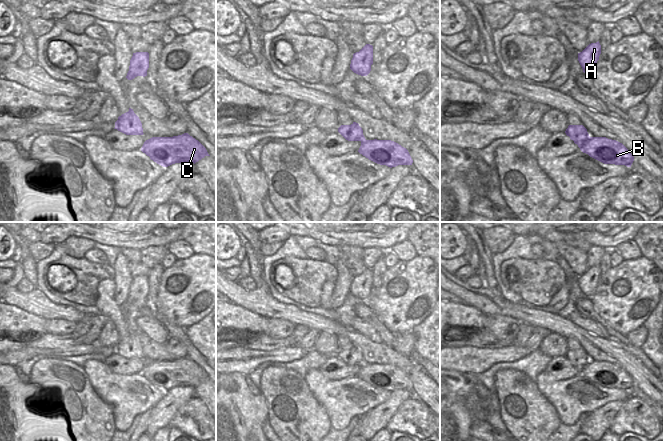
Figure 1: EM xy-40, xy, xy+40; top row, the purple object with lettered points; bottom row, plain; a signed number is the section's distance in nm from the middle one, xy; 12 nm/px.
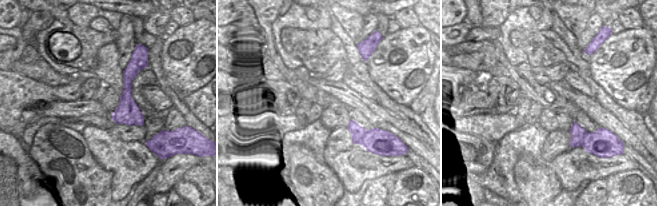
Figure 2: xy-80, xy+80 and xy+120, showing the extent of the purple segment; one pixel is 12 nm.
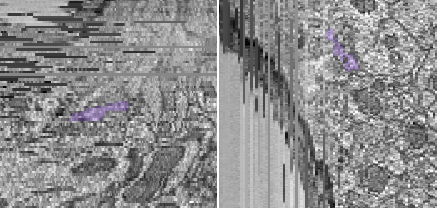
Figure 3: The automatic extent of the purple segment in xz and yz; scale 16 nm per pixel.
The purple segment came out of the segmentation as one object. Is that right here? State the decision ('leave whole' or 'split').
split

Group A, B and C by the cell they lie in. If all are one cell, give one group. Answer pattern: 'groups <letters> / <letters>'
groups A / B C

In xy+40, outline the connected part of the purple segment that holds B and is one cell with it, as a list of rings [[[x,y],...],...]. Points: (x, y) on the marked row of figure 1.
[[[590,137],[580,150],[604,163],[631,167],[634,156],[620,142],[606,137]]]

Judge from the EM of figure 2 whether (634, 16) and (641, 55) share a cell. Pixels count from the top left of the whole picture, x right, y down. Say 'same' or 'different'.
different

